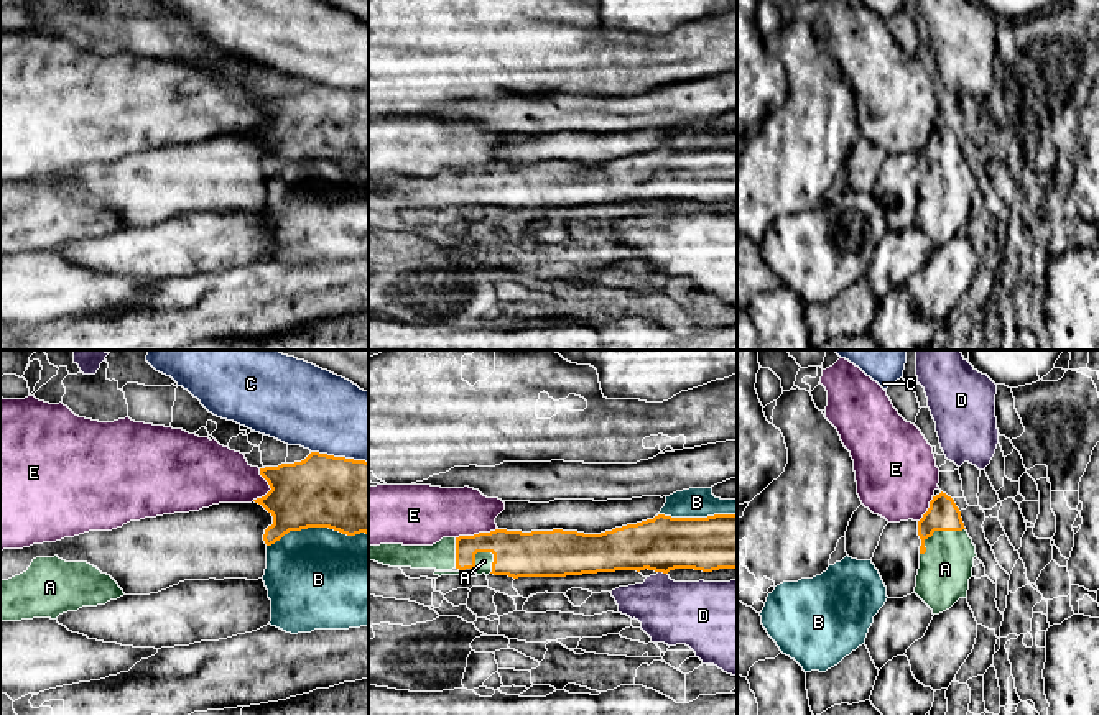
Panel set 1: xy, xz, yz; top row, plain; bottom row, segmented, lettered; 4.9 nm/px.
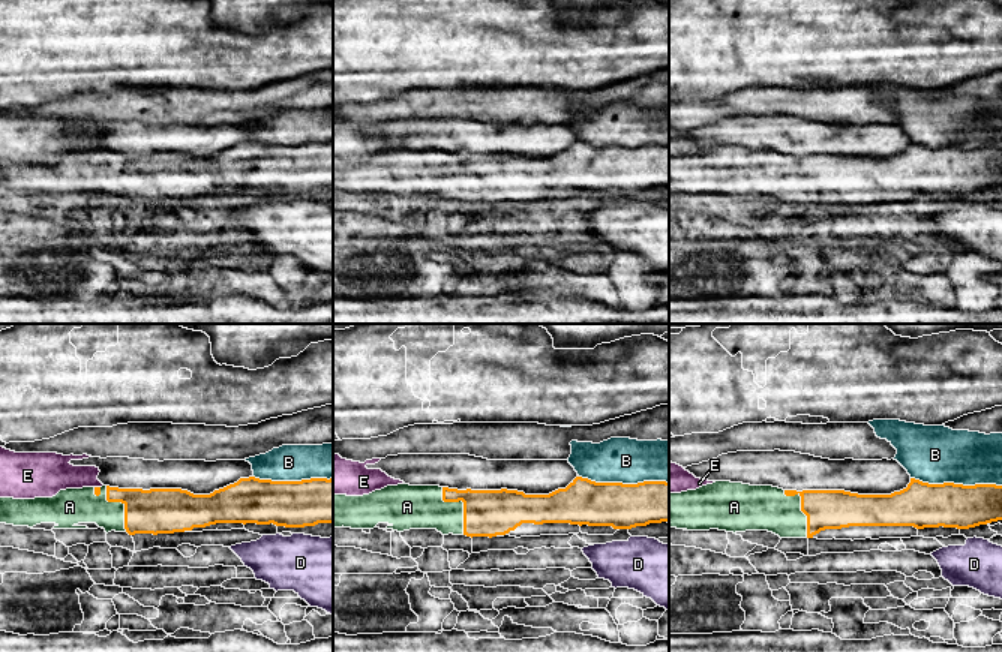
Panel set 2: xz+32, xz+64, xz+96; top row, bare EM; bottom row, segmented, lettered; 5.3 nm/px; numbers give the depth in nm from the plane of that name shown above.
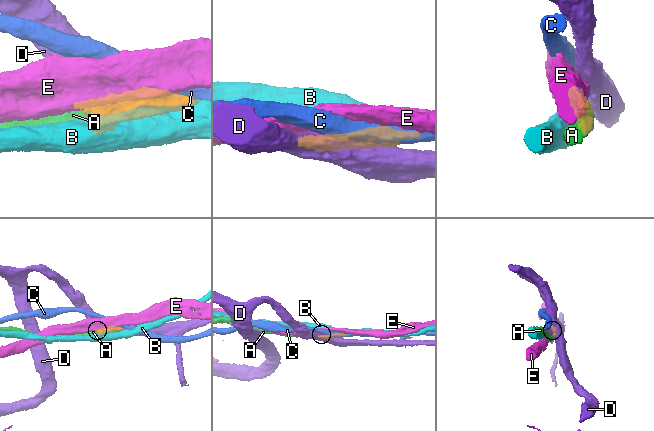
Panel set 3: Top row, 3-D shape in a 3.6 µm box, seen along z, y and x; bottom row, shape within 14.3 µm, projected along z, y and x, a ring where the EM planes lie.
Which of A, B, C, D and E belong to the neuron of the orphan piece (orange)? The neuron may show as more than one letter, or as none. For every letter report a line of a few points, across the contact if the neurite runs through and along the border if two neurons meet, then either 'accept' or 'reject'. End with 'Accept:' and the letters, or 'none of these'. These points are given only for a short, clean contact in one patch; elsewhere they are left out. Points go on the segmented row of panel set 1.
A: accept
B: reject
C: reject
D: reject
E: reject
Accept: A

